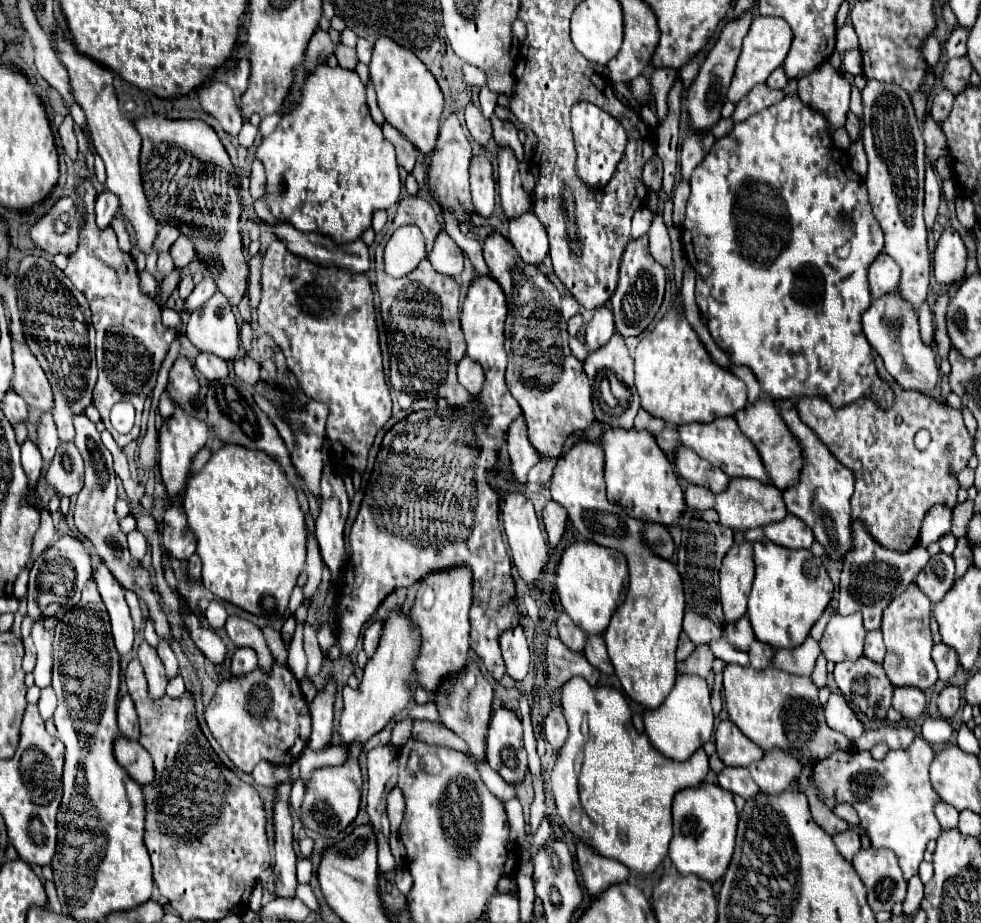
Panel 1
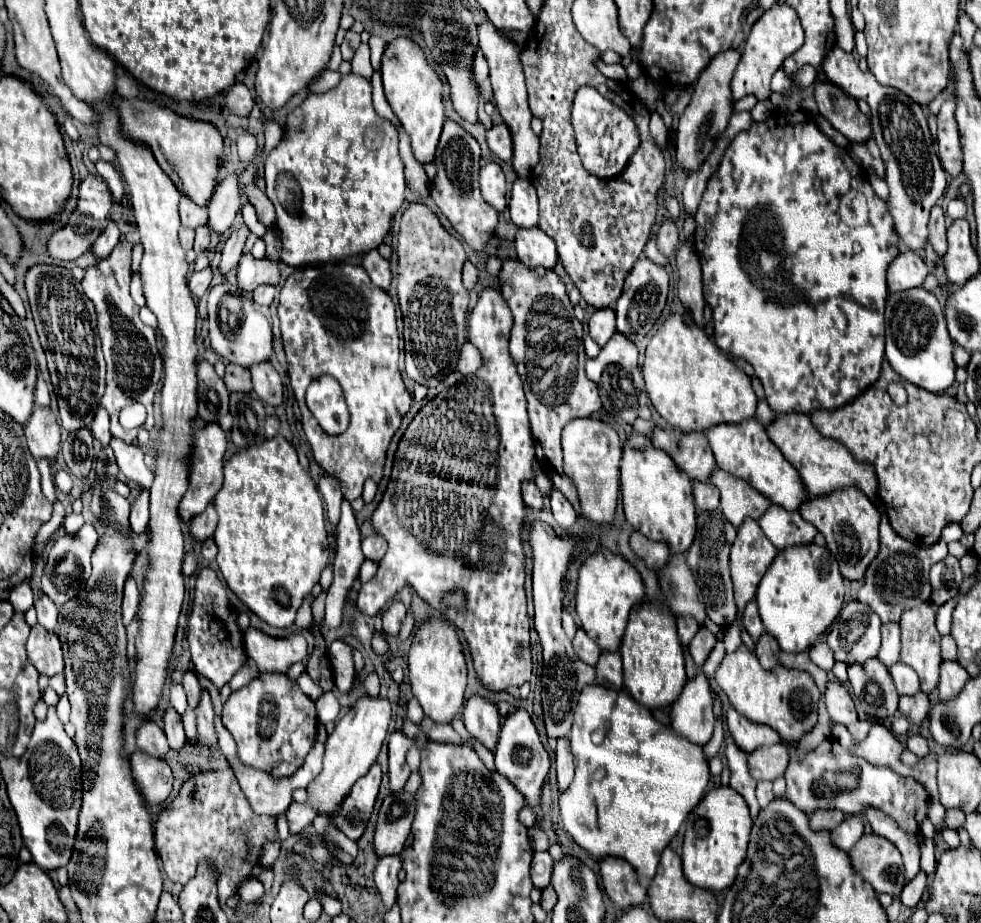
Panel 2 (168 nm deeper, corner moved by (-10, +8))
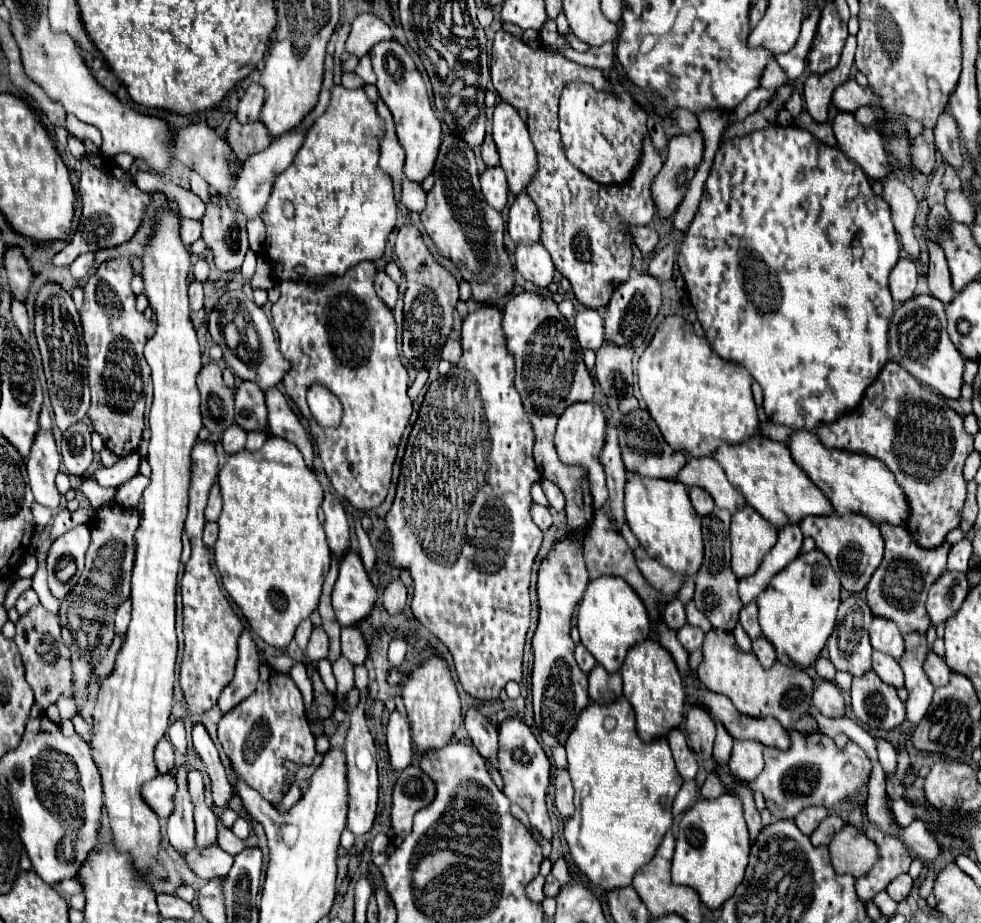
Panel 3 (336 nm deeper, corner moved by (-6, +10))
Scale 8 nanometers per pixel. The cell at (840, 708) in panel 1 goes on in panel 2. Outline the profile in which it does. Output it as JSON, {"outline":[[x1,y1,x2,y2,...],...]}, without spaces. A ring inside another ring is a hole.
{"outline":[[833,681,833,683,827,685,825,705,827,705,827,711,829,711,831,719,837,721,837,723,849,725,849,723,859,721,855,705,853,705,853,697,839,681]]}

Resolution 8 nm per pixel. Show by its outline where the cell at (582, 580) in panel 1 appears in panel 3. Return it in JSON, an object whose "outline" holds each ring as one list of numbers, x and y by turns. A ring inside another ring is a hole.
{"outline":[[599,577,589,583,583,599,579,601,577,629,581,633,581,643,607,673,617,673,627,651,639,641,651,637,651,623,645,605,635,597,635,591,625,581,619,581,619,577]]}

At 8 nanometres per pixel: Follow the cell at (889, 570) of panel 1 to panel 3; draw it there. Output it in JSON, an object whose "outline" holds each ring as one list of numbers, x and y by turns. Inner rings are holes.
{"outline":[[879,525,879,529,885,539,885,557,867,585,867,603,875,617,891,619,893,623,897,623,903,635,913,631,925,633,931,625,925,611,925,599,929,587,947,571,947,555,951,545,943,543,935,549,923,549,915,545,911,533,905,527]]}

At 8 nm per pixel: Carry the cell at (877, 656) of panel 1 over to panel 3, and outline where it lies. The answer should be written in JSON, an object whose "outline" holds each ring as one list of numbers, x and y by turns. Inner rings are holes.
{"outline":[[875,617,873,623,871,623,871,627,869,627,869,637,871,637,871,645,873,645,875,651,887,653,893,659,899,659,905,653,903,633,889,619]]}

